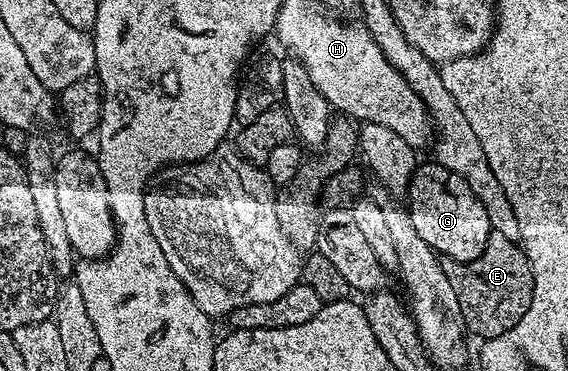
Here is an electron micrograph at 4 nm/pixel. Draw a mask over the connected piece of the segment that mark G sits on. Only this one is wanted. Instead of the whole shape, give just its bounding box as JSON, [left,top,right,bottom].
[407,161,490,263]

